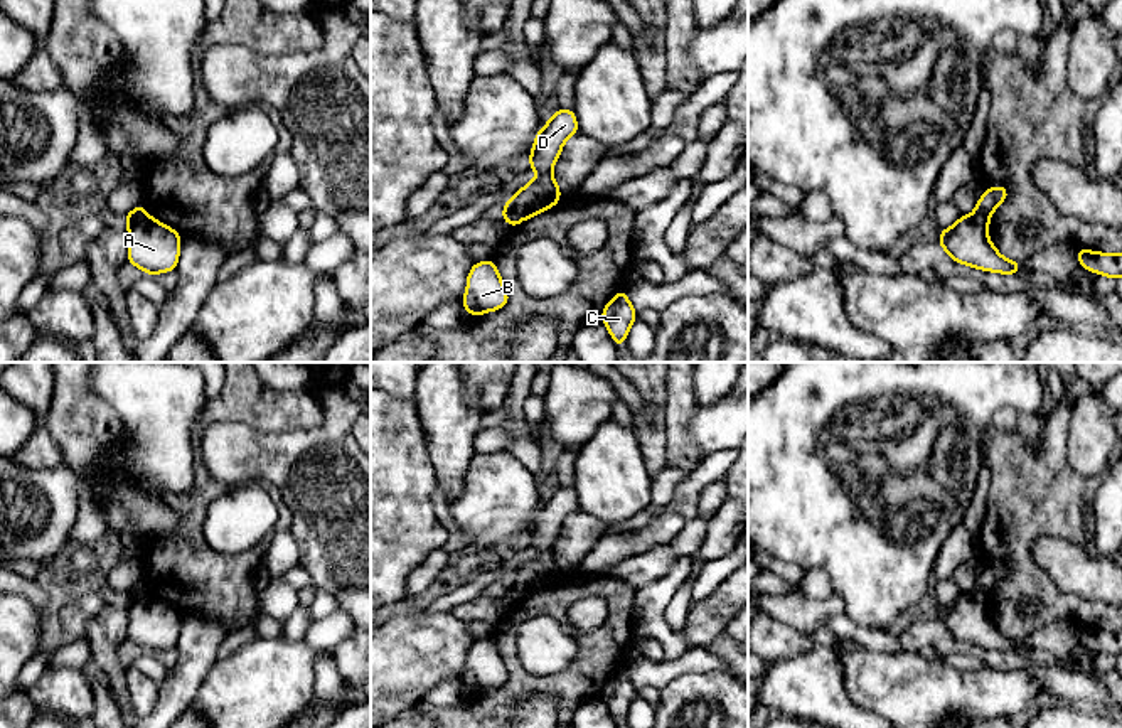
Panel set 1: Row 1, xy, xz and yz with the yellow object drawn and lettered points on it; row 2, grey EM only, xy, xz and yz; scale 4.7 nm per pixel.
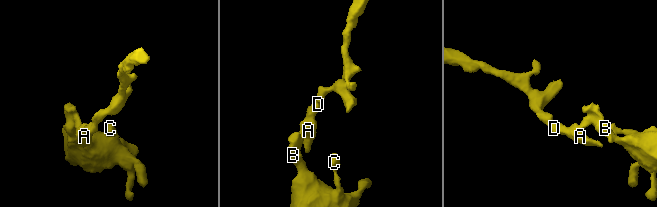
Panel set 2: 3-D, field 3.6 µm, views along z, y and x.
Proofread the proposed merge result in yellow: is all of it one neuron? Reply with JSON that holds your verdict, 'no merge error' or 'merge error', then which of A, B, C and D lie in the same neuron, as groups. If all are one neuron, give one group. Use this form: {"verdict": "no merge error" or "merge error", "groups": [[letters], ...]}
{"verdict": "merge error", "groups": [["A", "D"], ["B", "C"]]}

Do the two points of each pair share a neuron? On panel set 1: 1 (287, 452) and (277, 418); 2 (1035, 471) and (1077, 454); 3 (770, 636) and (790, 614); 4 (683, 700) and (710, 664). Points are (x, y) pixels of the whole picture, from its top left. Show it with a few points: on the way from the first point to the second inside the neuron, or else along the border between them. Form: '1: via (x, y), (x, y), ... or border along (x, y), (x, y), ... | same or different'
1: border along (250, 425), (265, 432), (278, 432) | different
2: border along (1068, 418), (1065, 460), (1085, 479) | different
3: border along (765, 612), (809, 636) | different
4: border along (730, 671), (684, 671), (666, 685) | different

